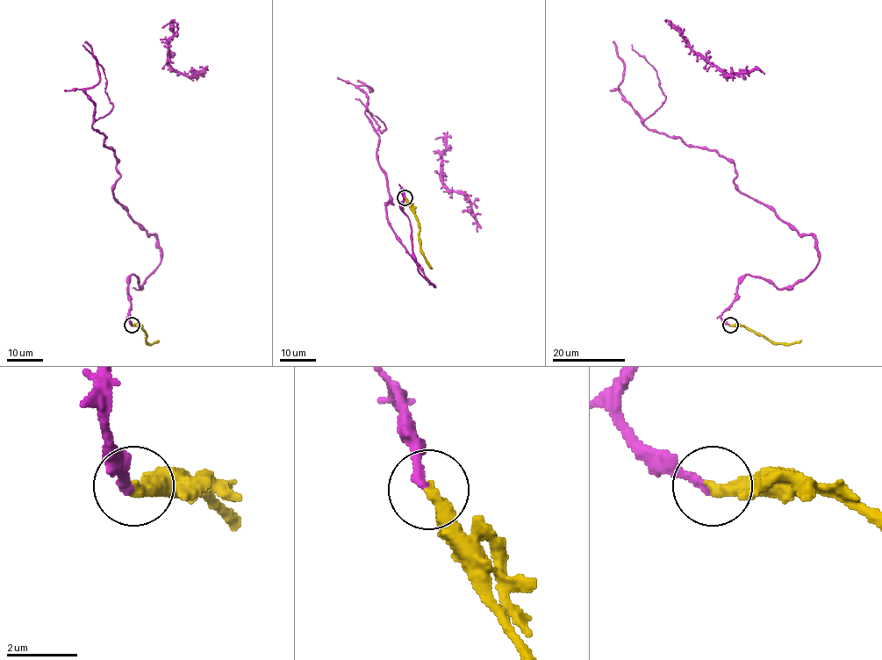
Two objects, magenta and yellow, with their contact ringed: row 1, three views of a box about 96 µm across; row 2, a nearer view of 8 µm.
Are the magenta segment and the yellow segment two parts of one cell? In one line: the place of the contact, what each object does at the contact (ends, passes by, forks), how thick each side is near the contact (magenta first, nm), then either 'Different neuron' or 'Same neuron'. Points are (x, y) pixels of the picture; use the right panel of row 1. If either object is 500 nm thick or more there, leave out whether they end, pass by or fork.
Place: (730, 325). At the ring magenta ends. At the ring yellow ends. Thickness 260 nm (magenta) against 400 nm. Same neuron

